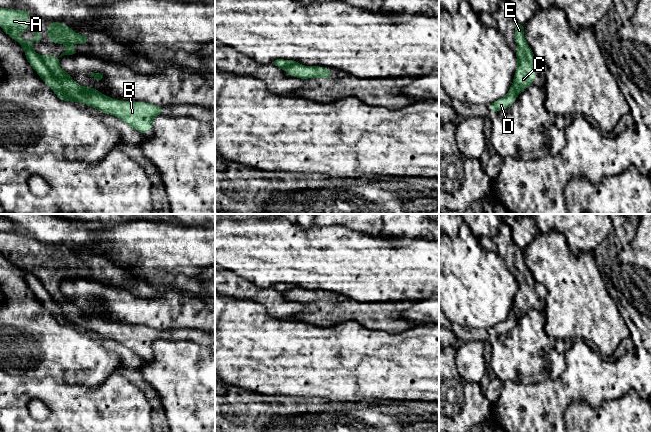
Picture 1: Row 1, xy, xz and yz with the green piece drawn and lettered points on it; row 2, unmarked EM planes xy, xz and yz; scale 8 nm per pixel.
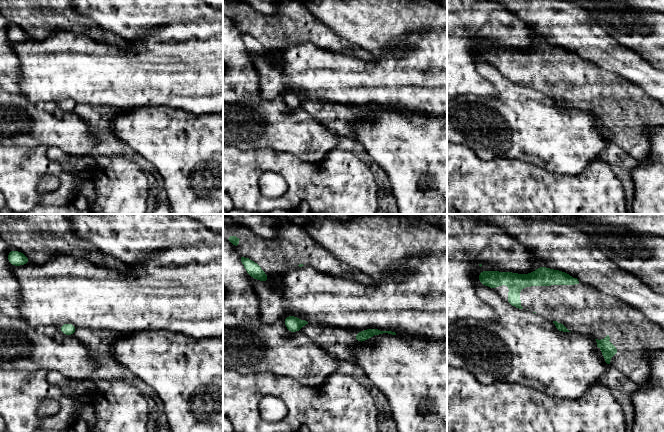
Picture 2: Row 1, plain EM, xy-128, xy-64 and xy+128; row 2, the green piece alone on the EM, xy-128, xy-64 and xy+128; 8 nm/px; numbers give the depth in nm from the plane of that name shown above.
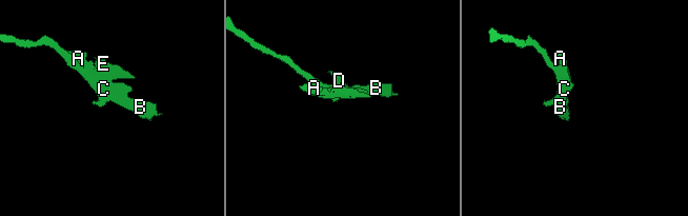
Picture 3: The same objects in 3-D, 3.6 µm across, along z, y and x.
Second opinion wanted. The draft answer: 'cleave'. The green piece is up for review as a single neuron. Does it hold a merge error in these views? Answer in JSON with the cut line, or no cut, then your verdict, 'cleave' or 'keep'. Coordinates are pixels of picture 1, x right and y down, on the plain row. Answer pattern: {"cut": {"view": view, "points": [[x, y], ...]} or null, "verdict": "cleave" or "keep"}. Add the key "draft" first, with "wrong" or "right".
{"draft": "right", "cut": {"view": "xy", "points": [[40, 280], [62, 312], [76, 325]]}, "verdict": "cleave"}

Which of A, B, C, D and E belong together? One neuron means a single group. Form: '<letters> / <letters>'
A B C E / D

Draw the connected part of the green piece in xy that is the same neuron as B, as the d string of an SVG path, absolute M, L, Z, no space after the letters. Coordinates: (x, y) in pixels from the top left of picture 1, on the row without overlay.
M48 245L48 247L49 251L46 255L47 261L51 263L52 268L64 267L66 270L66 275L63 276L59 281L56 281L54 279L42 279L41 282L44 285L45 289L51 295L52 299L60 305L66 317L72 320L76 324L76 326L81 326L105 338L118 341L119 343L124 345L127 350L134 354L137 354L142 359L144 359L147 355L152 355L153 343L164 336L164 330L156 330L154 328L146 326L129 326L109 322L108 320L102 318L99 314L93 311L83 311L77 308L69 297L61 293L59 282L64 279L73 279L76 277L75 274L71 271L72 267L88 268L90 266L90 262L87 259L77 258L74 254L72 254L64 247L58 247L54 245Z

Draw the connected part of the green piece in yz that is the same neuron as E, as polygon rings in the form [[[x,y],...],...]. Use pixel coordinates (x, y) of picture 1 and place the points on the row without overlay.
[[[515,247],[515,267],[518,270],[515,276],[518,290],[513,301],[513,310],[518,317],[521,317],[529,309],[534,308],[537,296],[532,292],[536,281],[525,264],[524,251],[518,247]]]

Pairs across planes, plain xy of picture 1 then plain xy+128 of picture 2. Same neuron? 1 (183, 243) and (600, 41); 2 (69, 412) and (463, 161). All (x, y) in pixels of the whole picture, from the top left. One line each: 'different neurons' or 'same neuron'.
1: different neurons
2: same neuron

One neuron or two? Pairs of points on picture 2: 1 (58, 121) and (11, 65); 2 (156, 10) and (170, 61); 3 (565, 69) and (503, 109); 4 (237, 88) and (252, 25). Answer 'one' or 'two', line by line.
1: one
2: two
3: two
4: two

